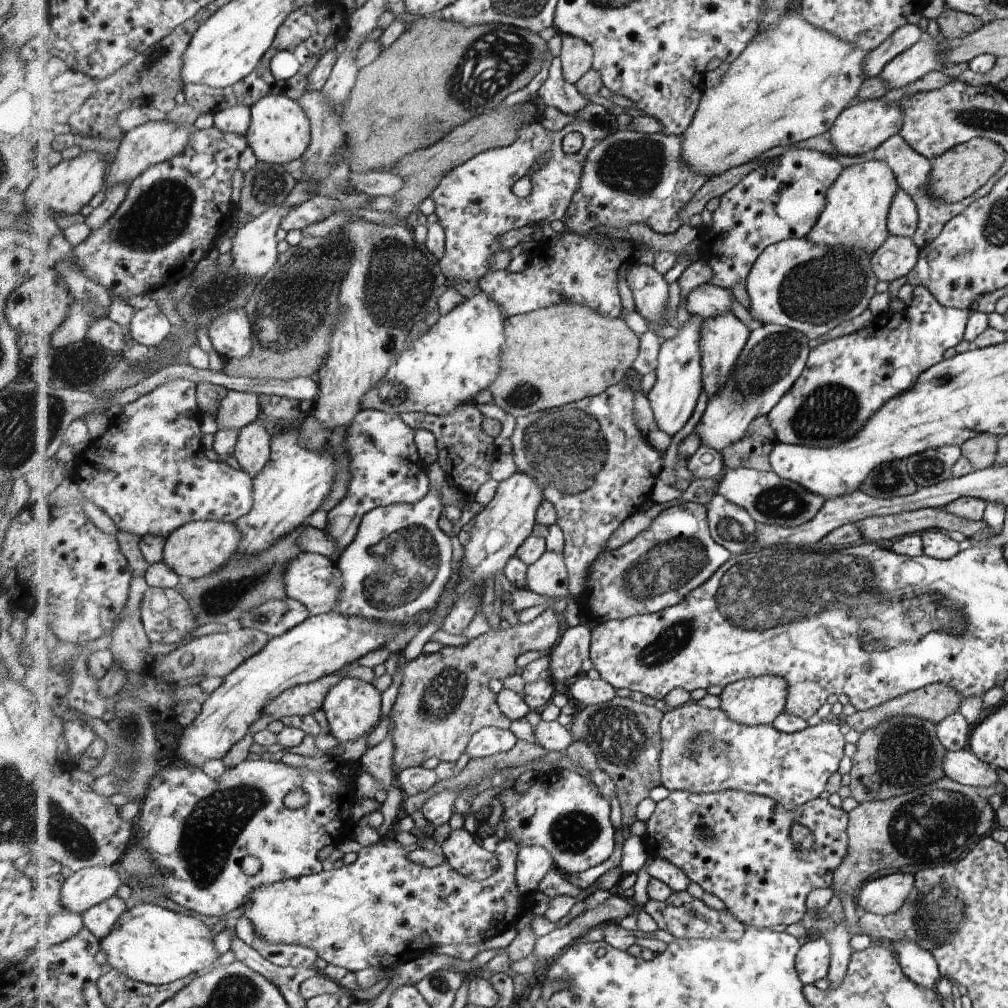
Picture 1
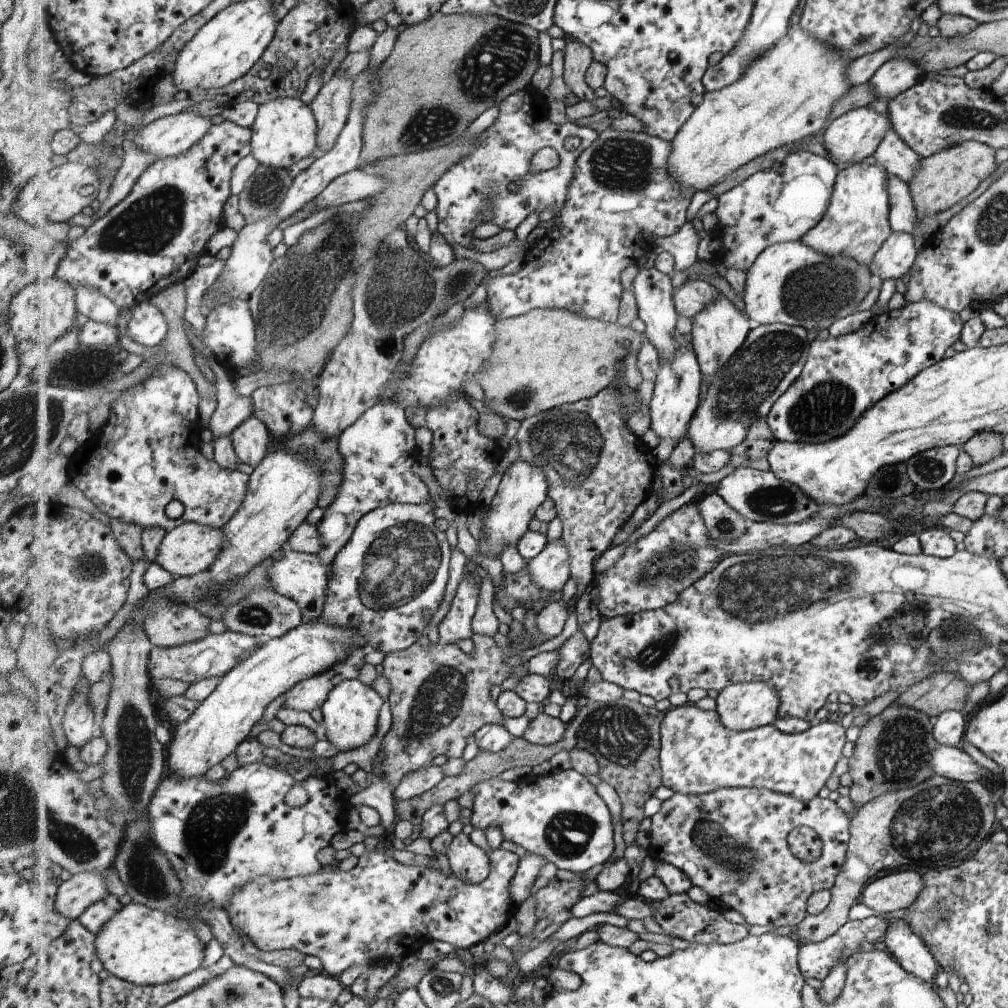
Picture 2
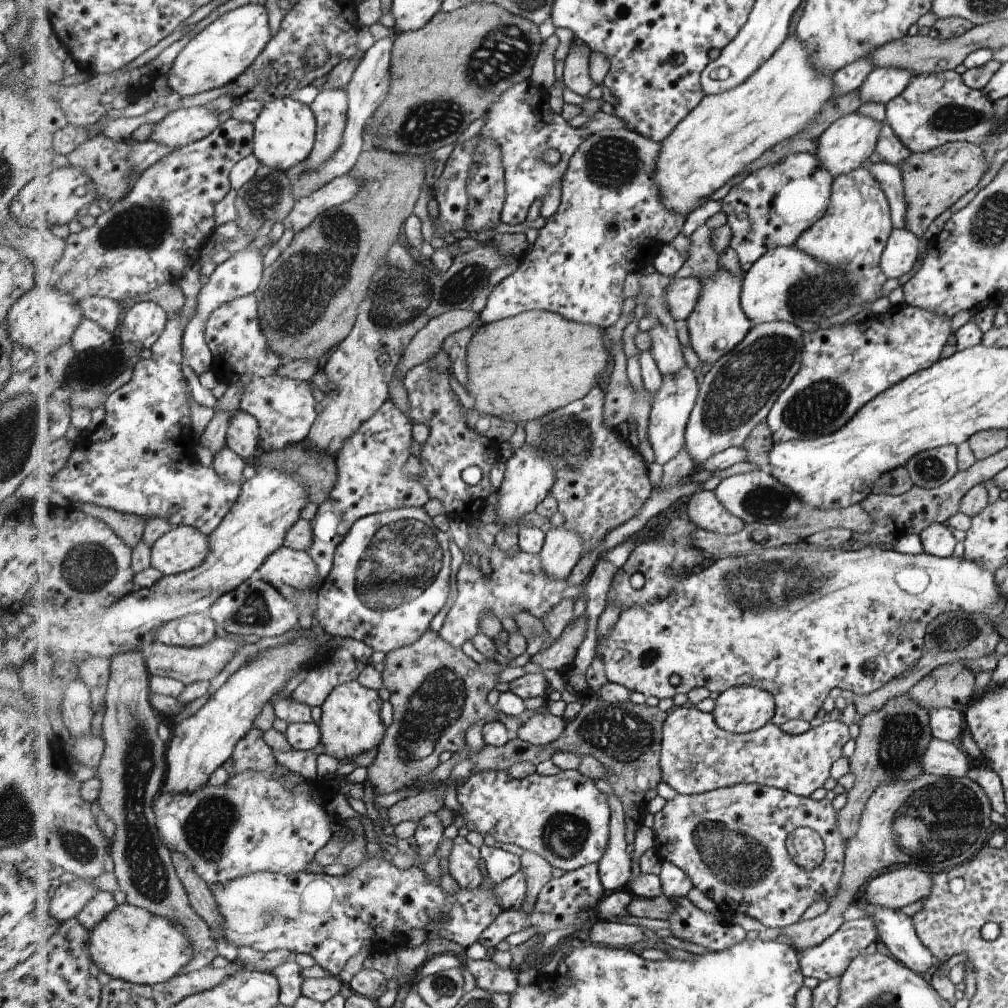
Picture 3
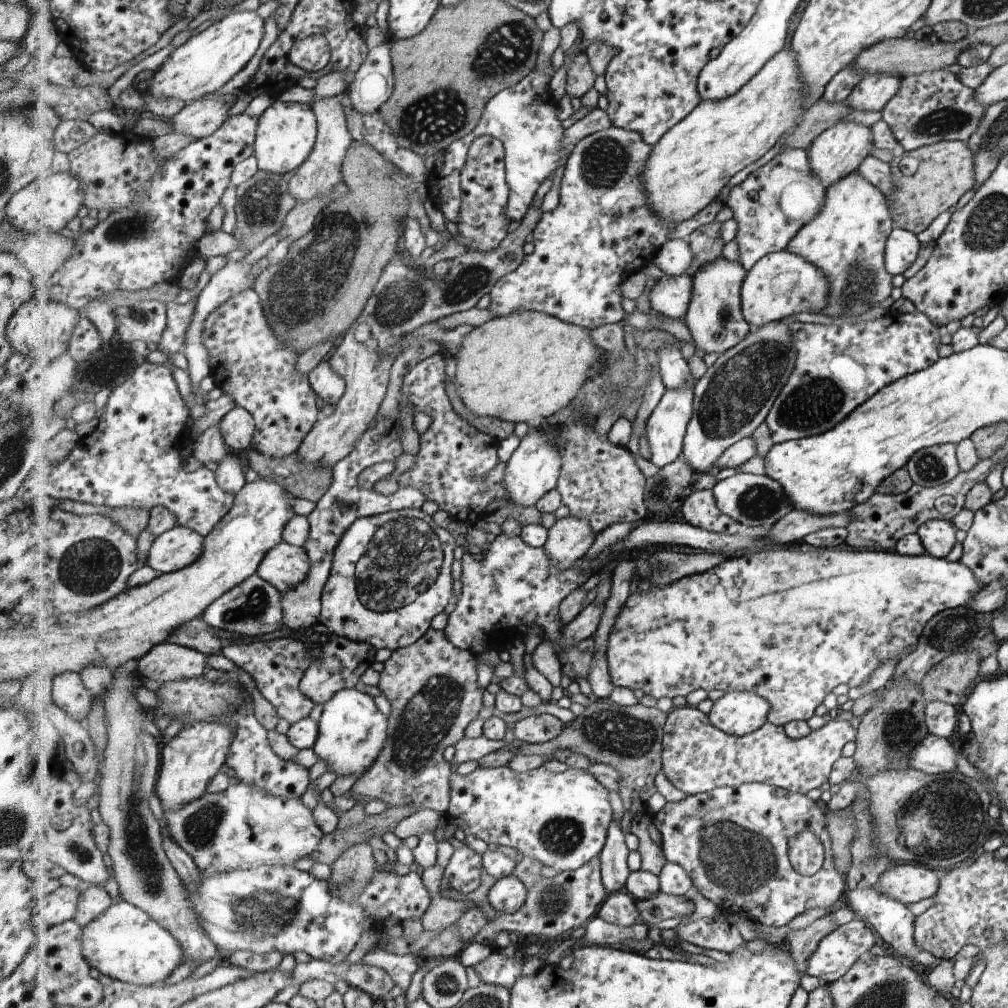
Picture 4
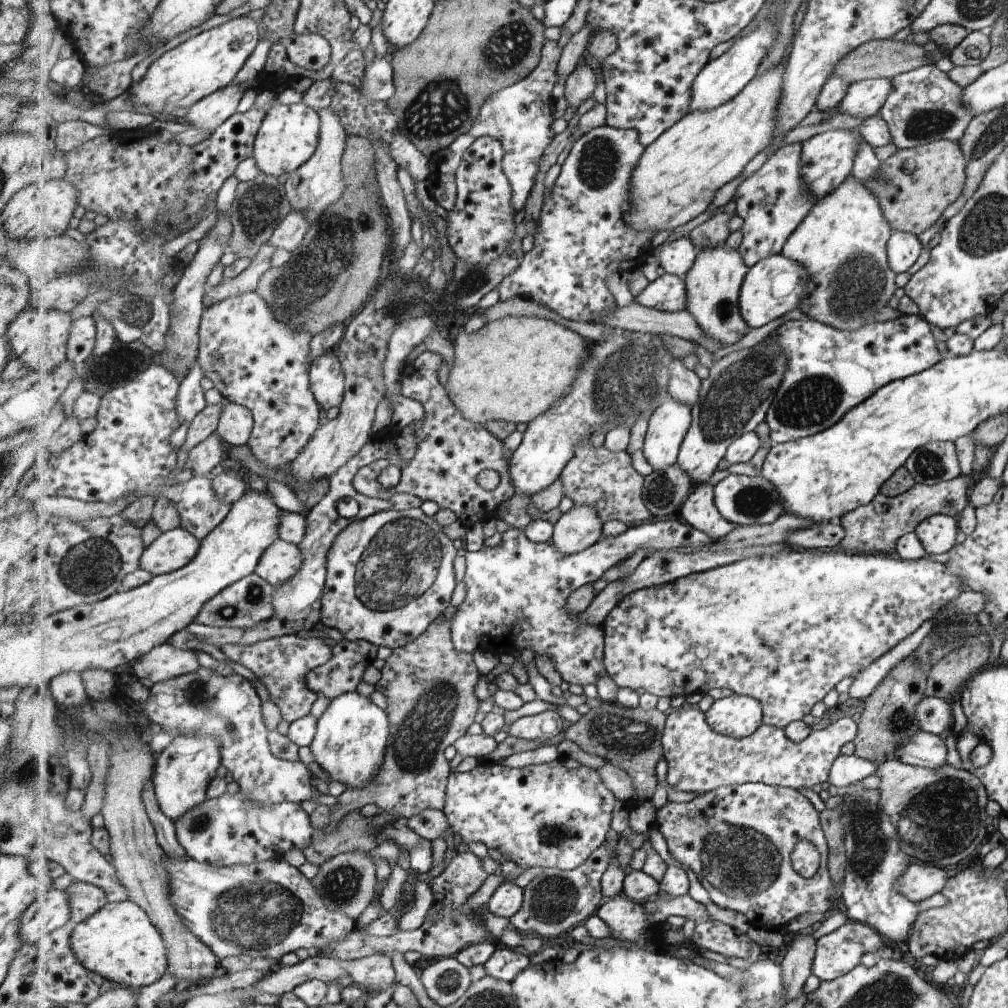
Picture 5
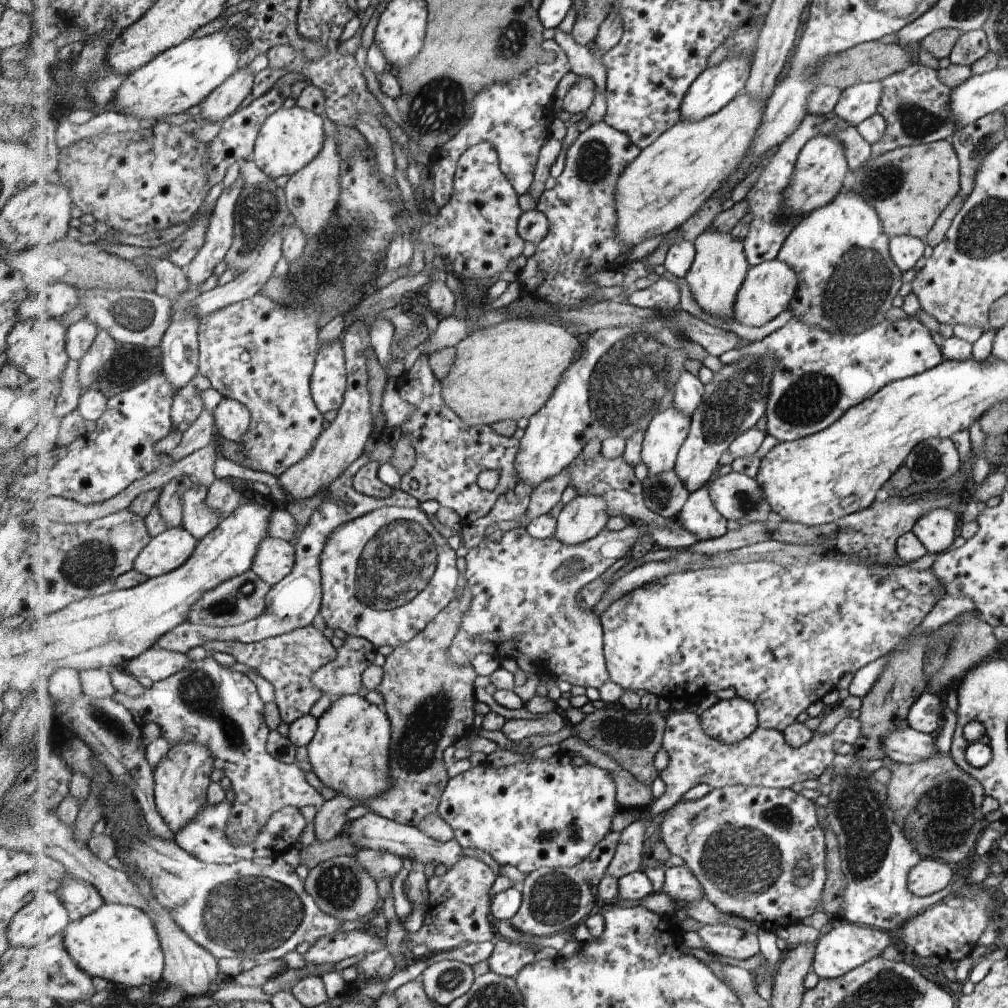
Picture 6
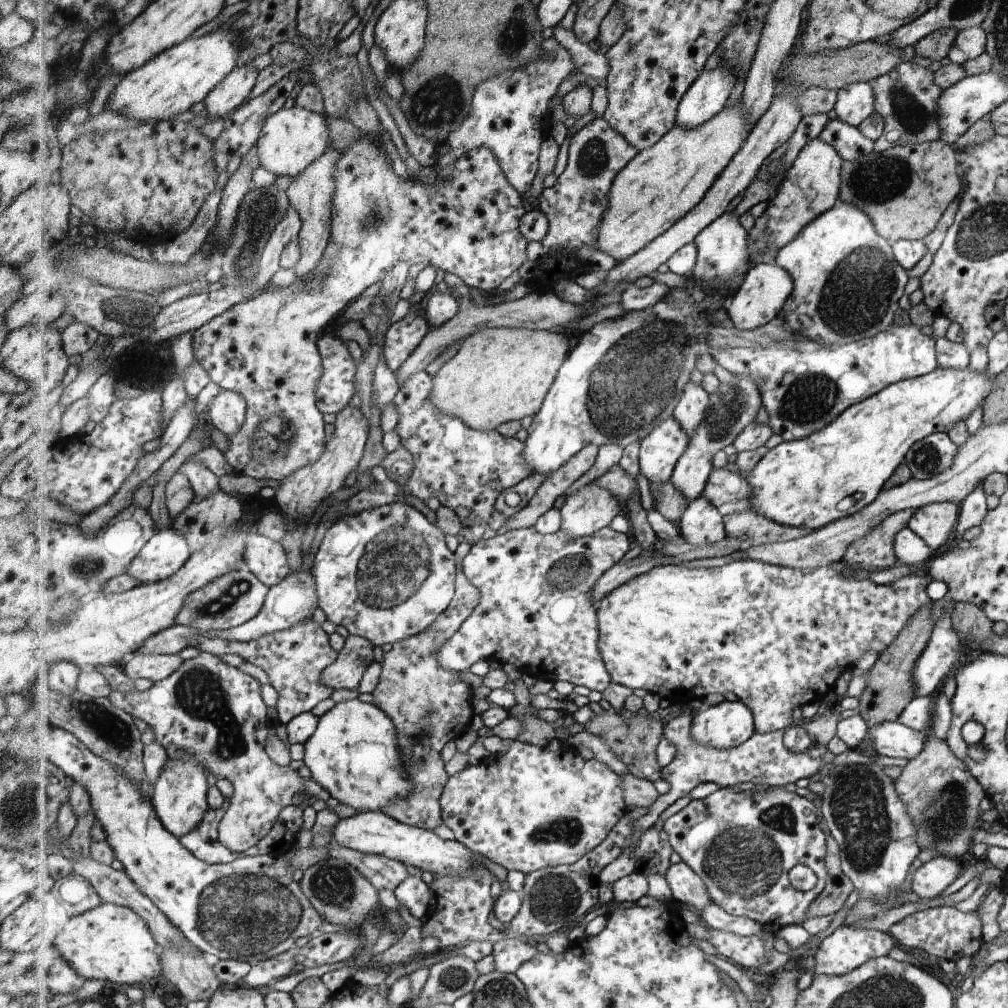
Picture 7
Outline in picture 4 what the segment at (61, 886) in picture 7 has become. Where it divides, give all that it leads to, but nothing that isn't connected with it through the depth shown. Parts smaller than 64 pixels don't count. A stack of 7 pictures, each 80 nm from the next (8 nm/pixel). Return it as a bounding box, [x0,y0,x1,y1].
[74,885,113,926]

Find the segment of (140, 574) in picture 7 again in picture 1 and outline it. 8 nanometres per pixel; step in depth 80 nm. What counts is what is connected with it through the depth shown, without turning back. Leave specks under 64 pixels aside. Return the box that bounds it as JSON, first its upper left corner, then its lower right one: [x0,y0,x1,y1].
[163,521,243,580]

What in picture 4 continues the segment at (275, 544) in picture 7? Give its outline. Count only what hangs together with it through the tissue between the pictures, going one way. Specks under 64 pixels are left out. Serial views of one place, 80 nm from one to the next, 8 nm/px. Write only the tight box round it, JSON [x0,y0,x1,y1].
[258,540,310,593]

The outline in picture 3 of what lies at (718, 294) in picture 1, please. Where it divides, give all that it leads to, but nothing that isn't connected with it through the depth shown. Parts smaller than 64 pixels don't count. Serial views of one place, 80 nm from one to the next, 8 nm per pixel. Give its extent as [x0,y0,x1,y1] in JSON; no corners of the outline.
[667,277,702,320]

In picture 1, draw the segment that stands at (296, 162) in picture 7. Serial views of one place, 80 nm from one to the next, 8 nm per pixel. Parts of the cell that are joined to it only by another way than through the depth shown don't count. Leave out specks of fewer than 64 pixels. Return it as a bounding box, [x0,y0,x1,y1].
[246,93,312,165]

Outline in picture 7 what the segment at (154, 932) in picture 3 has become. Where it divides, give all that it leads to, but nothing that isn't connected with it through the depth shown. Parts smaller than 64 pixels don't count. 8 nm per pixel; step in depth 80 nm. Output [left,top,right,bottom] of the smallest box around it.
[52,902,162,988]

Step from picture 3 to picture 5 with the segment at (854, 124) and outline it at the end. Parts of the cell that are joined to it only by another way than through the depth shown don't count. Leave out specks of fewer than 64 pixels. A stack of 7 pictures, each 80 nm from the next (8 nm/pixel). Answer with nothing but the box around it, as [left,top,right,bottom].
[801,128,865,203]

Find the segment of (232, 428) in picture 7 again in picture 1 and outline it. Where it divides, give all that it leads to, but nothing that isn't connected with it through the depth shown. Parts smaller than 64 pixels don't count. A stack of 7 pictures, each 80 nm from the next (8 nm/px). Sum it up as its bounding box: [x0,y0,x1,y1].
[234,422,273,478]

